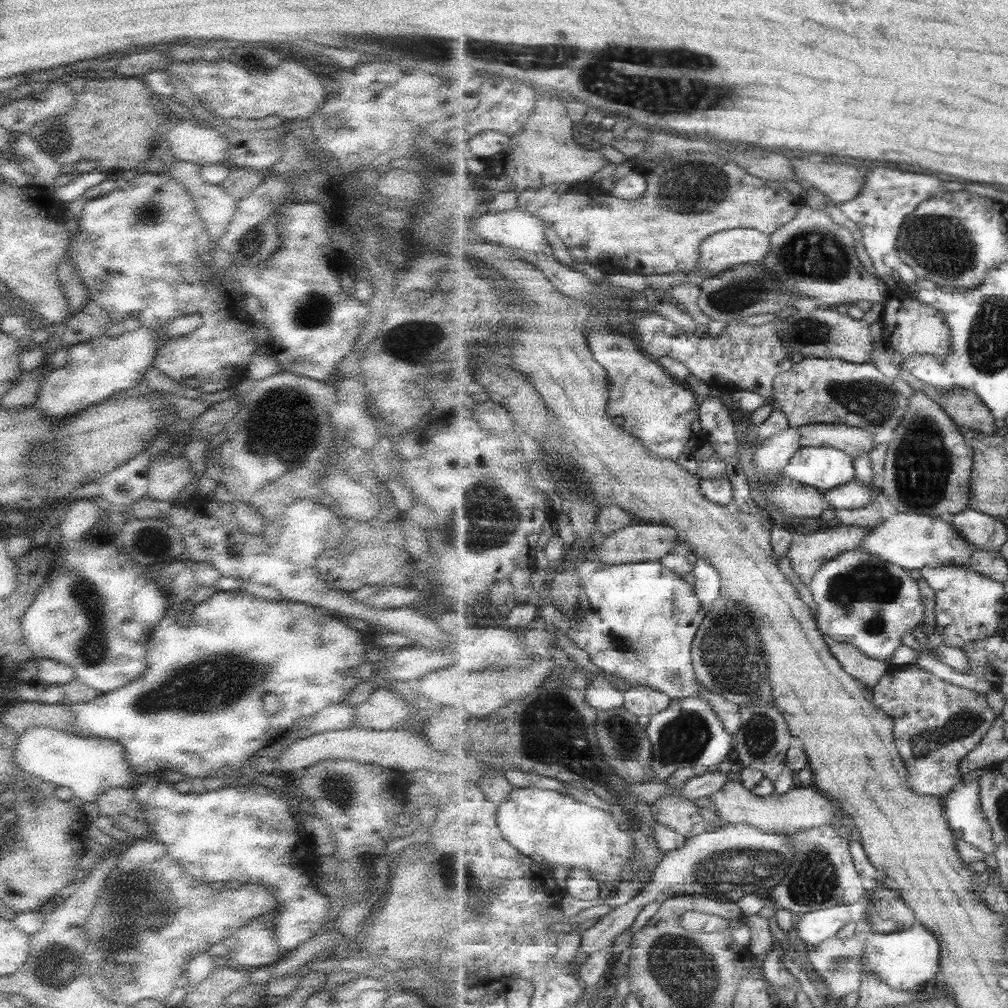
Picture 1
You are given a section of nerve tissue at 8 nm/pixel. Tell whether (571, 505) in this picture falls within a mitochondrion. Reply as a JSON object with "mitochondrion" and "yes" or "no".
{"mitochondrion":"no"}

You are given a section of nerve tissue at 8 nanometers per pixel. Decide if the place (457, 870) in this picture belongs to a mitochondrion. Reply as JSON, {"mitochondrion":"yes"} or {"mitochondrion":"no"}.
{"mitochondrion":"yes"}

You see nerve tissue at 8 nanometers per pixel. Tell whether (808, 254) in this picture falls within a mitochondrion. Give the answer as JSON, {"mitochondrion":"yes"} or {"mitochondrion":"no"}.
{"mitochondrion":"yes"}

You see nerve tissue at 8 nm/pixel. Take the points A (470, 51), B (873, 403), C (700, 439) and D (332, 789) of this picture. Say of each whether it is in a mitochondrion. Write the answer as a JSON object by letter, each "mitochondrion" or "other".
{"A":"mitochondrion","B":"mitochondrion","C":"other","D":"mitochondrion"}

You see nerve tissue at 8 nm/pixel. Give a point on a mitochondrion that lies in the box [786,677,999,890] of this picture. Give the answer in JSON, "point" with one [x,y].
{"point":[964,721]}

